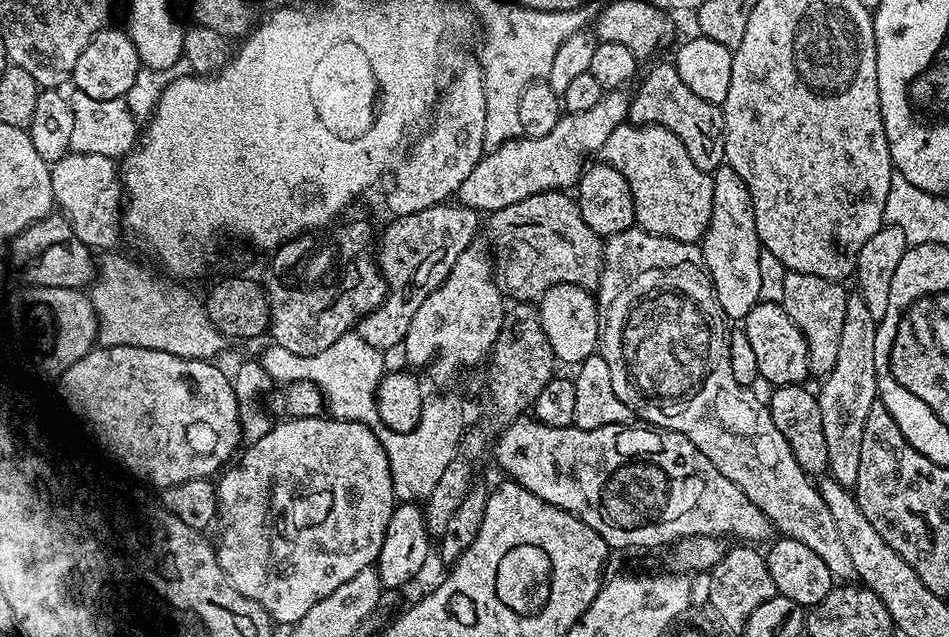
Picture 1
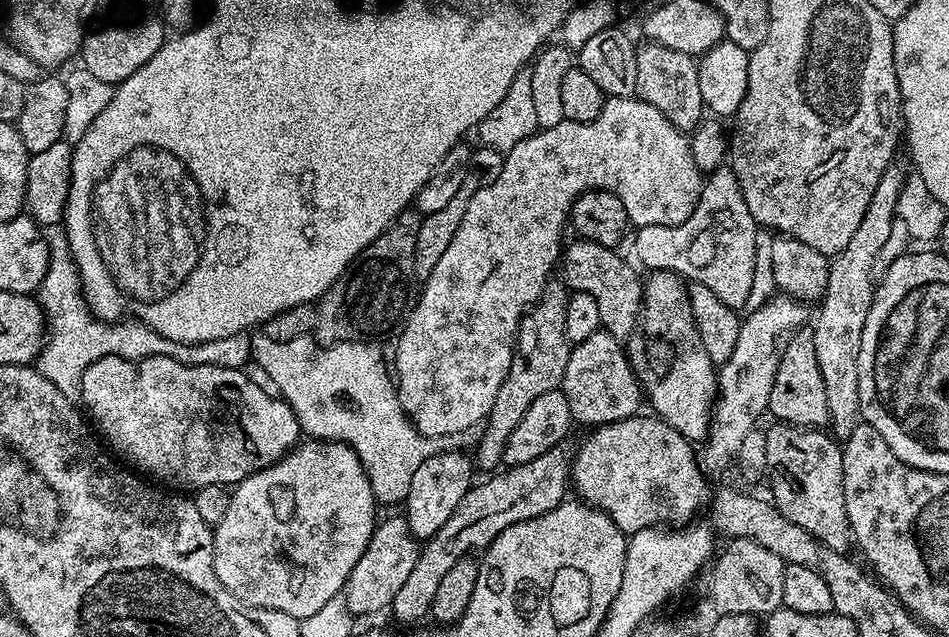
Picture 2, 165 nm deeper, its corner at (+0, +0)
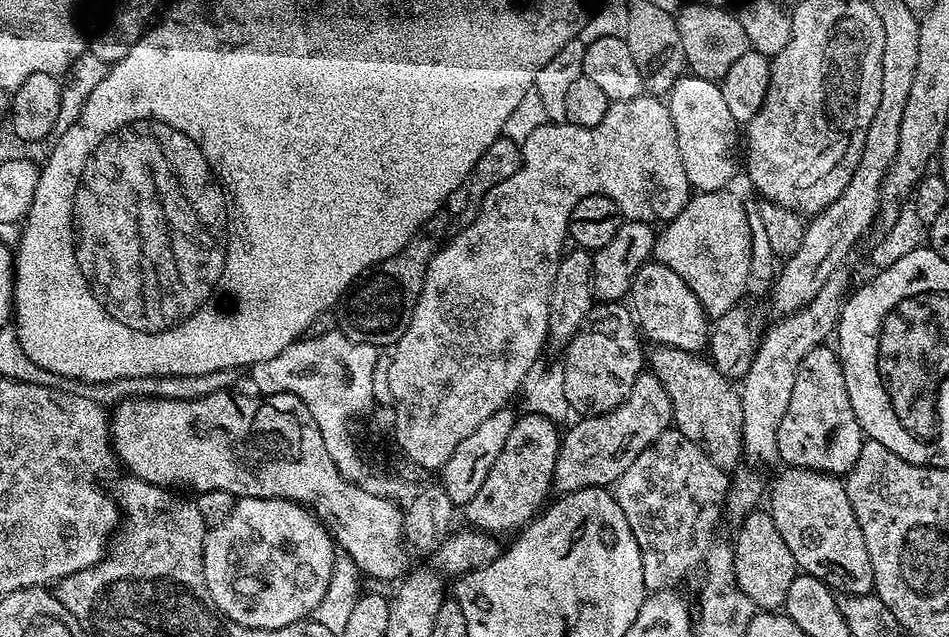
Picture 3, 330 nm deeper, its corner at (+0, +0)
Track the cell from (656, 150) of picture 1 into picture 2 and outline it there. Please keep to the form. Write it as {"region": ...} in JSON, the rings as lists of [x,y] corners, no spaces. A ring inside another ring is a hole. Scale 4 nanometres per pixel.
{"region":[[[609,96],[602,106],[602,114],[598,114],[598,118],[594,118],[594,122],[574,122],[565,119],[558,122],[558,126],[540,128],[505,152],[502,174],[498,174],[498,178],[494,178],[494,182],[490,186],[482,186],[482,190],[478,190],[474,194],[474,198],[470,198],[470,206],[466,210],[465,216],[462,217],[461,224],[458,225],[454,239],[450,242],[450,246],[446,246],[442,258],[438,258],[438,266],[434,266],[434,270],[430,270],[430,278],[423,281],[418,292],[418,299],[413,303],[398,332],[400,341],[396,344],[396,364],[394,360],[396,396],[400,399],[405,416],[412,421],[416,431],[433,438],[445,438],[444,436],[455,438],[459,432],[470,430],[470,426],[484,424],[487,421],[490,410],[494,406],[494,398],[498,398],[498,390],[502,390],[502,382],[506,382],[506,374],[512,365],[512,353],[516,350],[516,332],[520,329],[520,320],[524,313],[540,299],[542,290],[547,286],[558,261],[561,259],[560,235],[563,234],[564,228],[566,232],[572,203],[583,192],[609,192],[617,196],[622,202],[622,206],[626,206],[629,225],[636,228],[642,226],[670,226],[673,228],[686,222],[686,218],[690,218],[690,214],[694,214],[694,206],[698,206],[698,198],[701,190],[704,189],[704,182],[705,177],[698,165],[695,164],[689,137],[674,127],[666,118],[666,114],[662,114],[662,110],[654,110],[654,106],[650,106],[645,100],[631,96]]]}

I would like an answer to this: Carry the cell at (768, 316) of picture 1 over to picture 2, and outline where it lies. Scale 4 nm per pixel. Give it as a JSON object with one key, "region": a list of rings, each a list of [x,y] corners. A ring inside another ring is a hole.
{"region":[[[801,330],[788,337],[784,351],[780,353],[778,374],[774,378],[774,390],[770,390],[768,412],[776,415],[777,421],[794,424],[797,428],[823,429],[828,424],[828,402],[826,400],[826,382],[822,380],[822,370],[818,366],[818,354],[814,354],[814,338],[811,331]]]}

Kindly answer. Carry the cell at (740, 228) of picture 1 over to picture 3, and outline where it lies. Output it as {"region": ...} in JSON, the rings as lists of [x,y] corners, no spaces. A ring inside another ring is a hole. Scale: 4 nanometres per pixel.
{"region":[[[699,192],[674,219],[659,229],[652,250],[655,263],[670,266],[702,302],[710,318],[726,314],[745,299],[750,274],[749,209],[732,193]]]}

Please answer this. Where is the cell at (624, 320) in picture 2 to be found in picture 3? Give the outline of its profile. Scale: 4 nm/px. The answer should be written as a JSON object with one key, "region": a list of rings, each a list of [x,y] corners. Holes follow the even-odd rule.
{"region":[[[656,346],[647,353],[646,360],[650,365],[650,371],[658,378],[658,382],[662,382],[664,392],[670,398],[672,424],[679,432],[686,434],[686,438],[690,438],[690,442],[694,442],[701,448],[710,458],[710,462],[714,462],[714,466],[725,470],[735,469],[737,467],[735,464],[744,456],[744,439],[742,438],[744,419],[742,418],[739,387],[728,377],[722,375],[713,366],[711,359],[695,352]]]}

